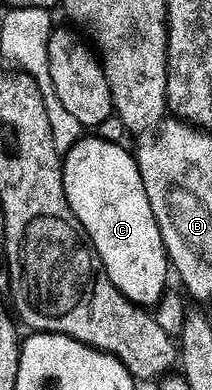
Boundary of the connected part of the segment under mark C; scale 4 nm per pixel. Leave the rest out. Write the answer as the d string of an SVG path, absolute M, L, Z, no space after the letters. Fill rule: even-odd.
M89 134L64 153L63 167L67 202L71 210L75 210L75 218L79 218L83 230L89 236L100 267L107 270L111 282L115 282L117 289L133 304L158 305L167 292L165 283L169 276L171 280L171 261L169 251L165 249L163 234L159 230L159 222L155 218L155 210L151 210L151 202L147 198L134 153L109 140L100 140L97 134Z

